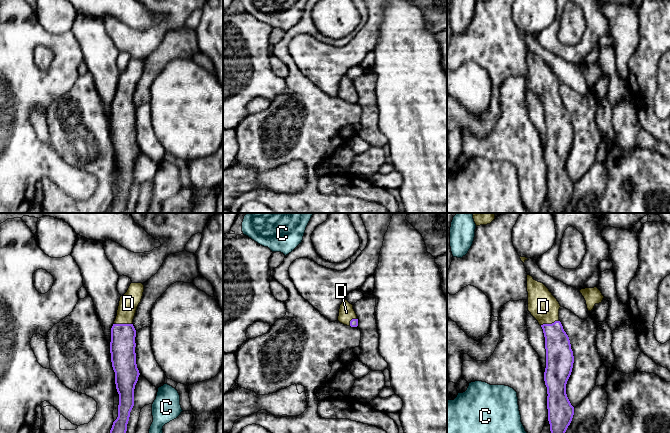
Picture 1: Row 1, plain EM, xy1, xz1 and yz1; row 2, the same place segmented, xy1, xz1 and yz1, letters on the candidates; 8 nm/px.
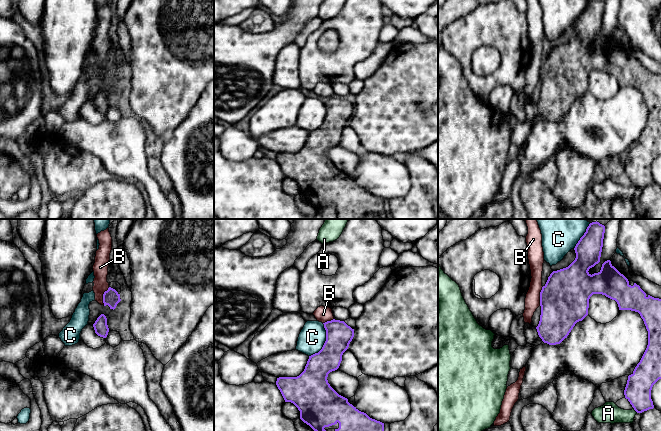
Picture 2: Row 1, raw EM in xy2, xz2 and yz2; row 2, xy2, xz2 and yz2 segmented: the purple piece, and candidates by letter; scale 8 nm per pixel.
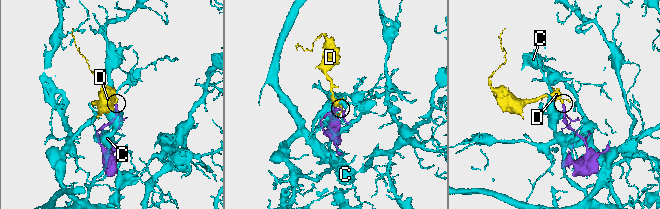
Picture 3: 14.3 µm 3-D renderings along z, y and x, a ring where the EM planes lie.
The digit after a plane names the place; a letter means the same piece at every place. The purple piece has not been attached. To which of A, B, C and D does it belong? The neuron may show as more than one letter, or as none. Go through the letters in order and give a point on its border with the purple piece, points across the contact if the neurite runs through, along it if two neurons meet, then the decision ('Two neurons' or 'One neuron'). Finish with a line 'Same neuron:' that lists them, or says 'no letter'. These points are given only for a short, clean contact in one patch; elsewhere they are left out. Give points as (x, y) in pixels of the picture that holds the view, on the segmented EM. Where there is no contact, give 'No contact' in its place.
A: Touches purple at yz2 (635, 410). Two neurons
B: Touches purple at yz2 (540, 296). Boundary: yz2 (543, 286), (540, 292), (539, 305). Two neurons
C: Touches purple at xz2 (325, 342). Two neurons
D: Touches purple at yz1 (550, 324). Path across: yz1 (557, 344), (550, 324), (543, 306). One neuron
Same neuron: D

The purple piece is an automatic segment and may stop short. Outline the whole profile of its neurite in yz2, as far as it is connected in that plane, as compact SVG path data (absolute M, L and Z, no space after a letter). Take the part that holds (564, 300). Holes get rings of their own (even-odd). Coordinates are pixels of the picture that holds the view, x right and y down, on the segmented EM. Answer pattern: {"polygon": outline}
{"polygon": "M597 221L590 223L574 248L575 260L568 267L550 274L540 292L541 315L536 329L544 343L560 344L567 338L575 324L588 315L589 299L593 294L602 294L615 300L619 310L638 312L648 331L648 345L633 373L628 376L624 395L634 410L642 413L654 408L651 390L661 379L661 299L647 296L636 283L631 286L628 279L611 264L610 260L602 264L598 273L591 275L588 272L600 262L604 233L604 225Z"}

